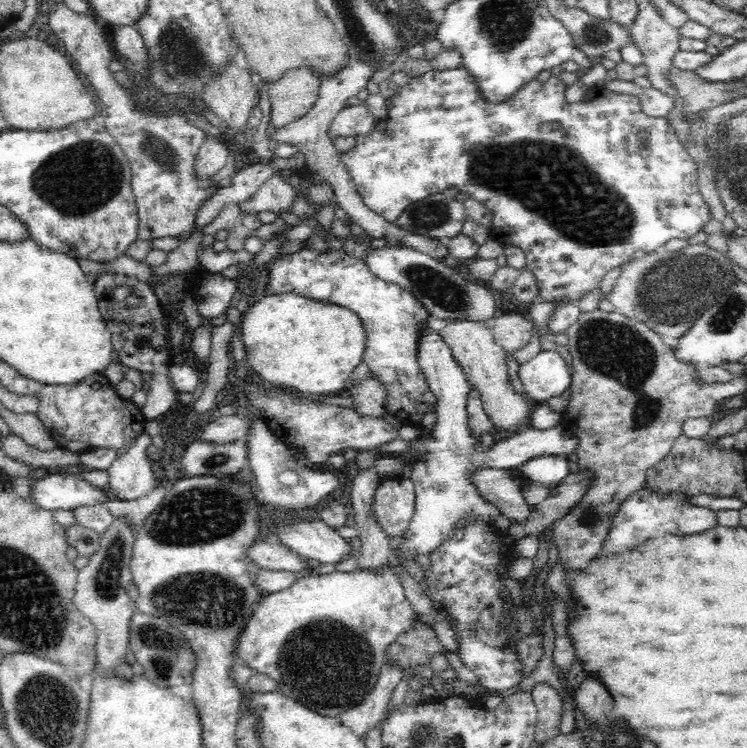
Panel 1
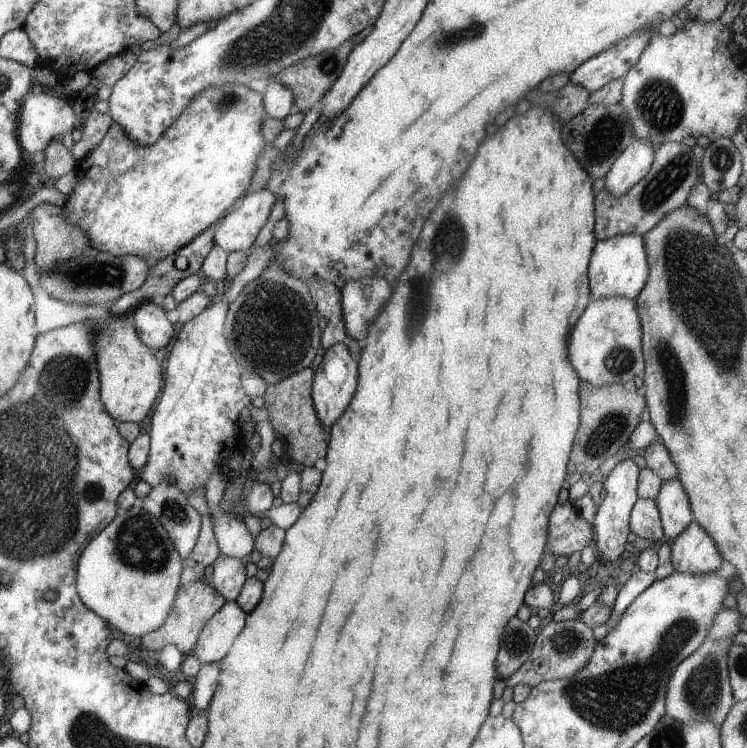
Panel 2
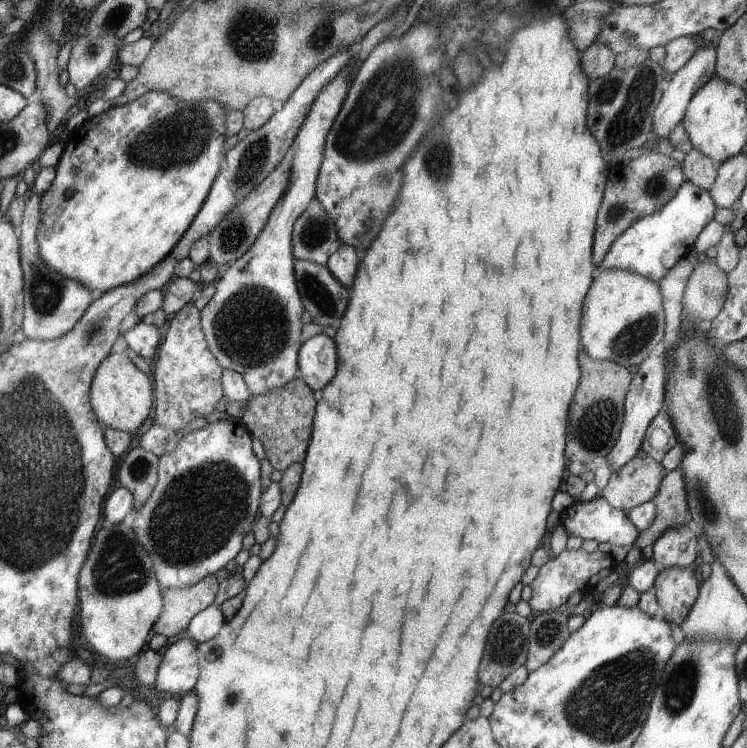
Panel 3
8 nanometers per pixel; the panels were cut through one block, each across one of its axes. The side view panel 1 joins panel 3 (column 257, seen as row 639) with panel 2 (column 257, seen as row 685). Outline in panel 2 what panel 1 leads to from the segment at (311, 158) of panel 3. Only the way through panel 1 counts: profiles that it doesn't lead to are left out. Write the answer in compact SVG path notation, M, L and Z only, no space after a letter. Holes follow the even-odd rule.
M271 262L230 304L230 322L226 322L226 330L230 330L230 342L234 342L239 352L240 364L254 370L269 385L310 366L320 348L318 322L320 318L306 281Z

